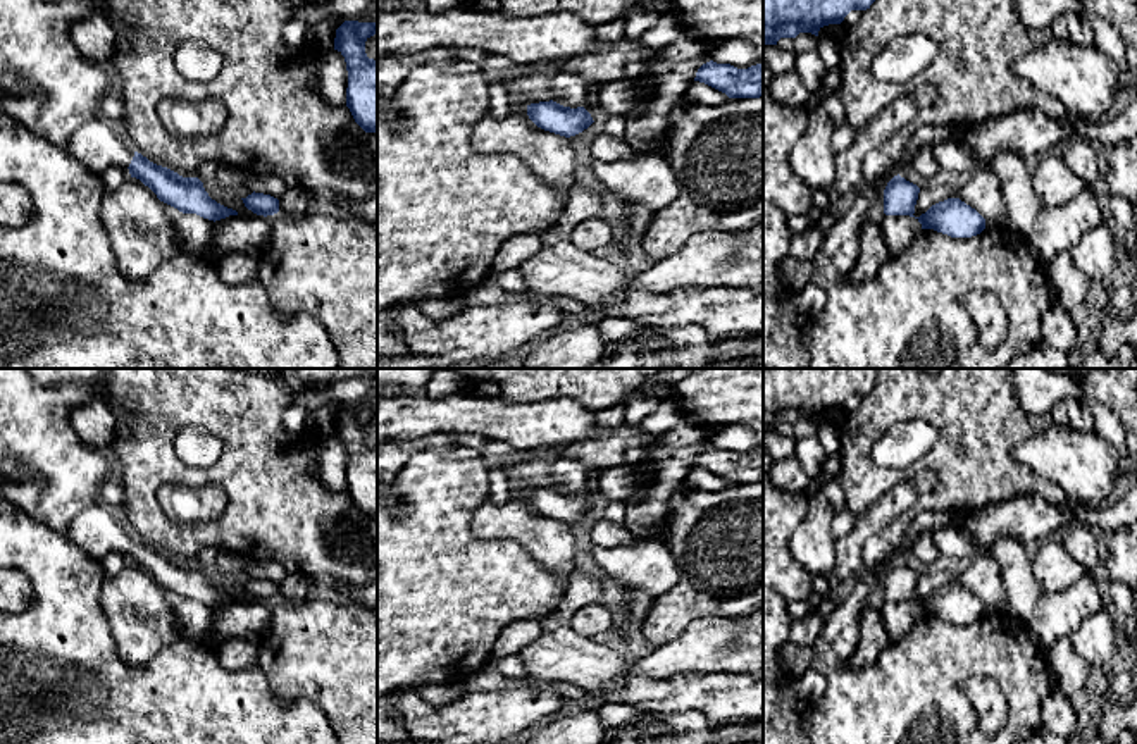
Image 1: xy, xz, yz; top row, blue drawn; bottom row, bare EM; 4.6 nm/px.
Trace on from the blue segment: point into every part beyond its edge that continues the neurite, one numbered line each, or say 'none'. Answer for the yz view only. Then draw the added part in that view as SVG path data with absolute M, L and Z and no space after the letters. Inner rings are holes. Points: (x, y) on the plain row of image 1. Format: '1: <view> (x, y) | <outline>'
none

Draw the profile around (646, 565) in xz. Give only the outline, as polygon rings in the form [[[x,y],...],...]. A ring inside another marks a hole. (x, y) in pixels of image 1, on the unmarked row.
[[[637,539],[613,549],[591,544],[589,553],[596,568],[624,589],[660,596],[680,577],[674,555],[658,539]]]

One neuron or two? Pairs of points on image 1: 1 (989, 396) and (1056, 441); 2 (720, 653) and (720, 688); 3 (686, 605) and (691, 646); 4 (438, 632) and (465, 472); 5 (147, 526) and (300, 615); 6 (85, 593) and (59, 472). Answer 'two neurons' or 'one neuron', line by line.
1: two neurons
2: two neurons
3: two neurons
4: one neuron
5: two neurons
6: two neurons

